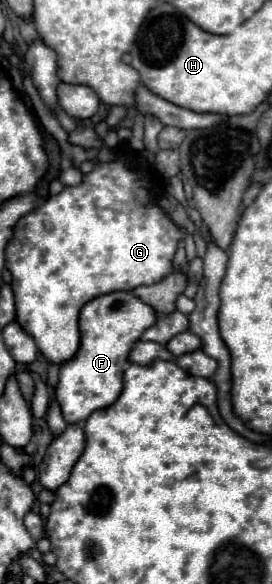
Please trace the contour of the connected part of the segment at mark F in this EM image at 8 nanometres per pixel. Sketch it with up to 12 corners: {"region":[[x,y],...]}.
{"region":[[130,292],[80,310],[80,348],[60,364],[68,424],[108,408],[156,312]]}

